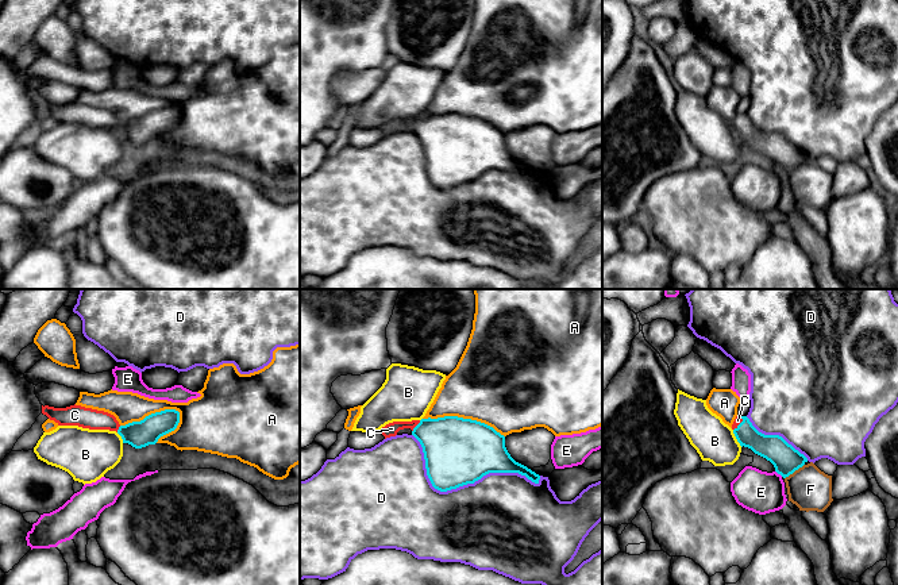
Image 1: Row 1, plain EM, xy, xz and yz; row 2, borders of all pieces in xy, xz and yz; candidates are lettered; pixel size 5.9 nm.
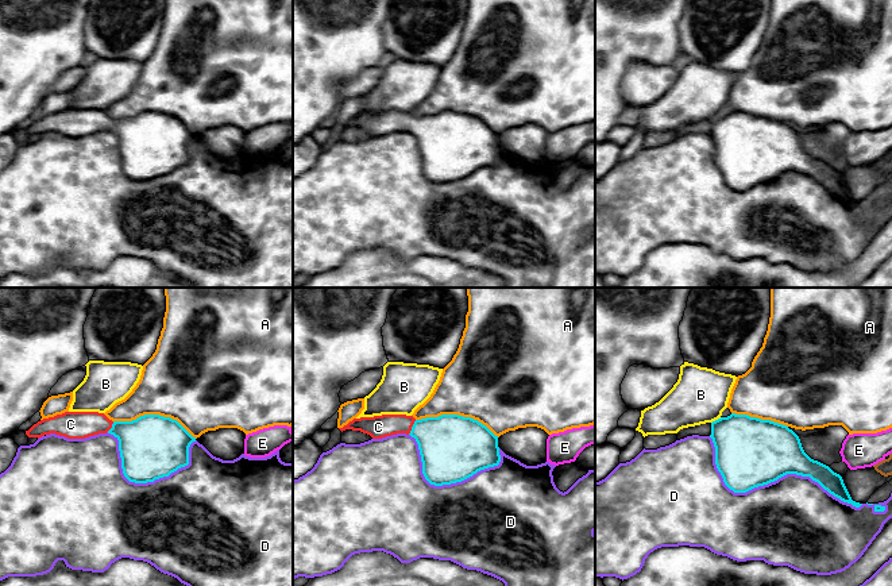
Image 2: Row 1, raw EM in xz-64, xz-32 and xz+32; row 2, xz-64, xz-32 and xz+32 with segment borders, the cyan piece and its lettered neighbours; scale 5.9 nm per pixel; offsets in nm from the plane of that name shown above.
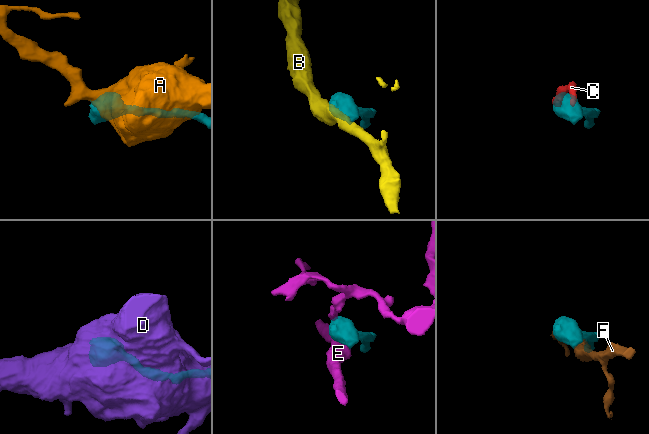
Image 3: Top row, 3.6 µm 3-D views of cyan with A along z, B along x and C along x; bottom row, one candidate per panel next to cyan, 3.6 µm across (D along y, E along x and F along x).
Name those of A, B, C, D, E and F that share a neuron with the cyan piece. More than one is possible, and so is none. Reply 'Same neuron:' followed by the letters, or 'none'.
Same neuron: C

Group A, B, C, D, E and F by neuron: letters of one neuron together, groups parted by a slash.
A / B / C / D / E / F

